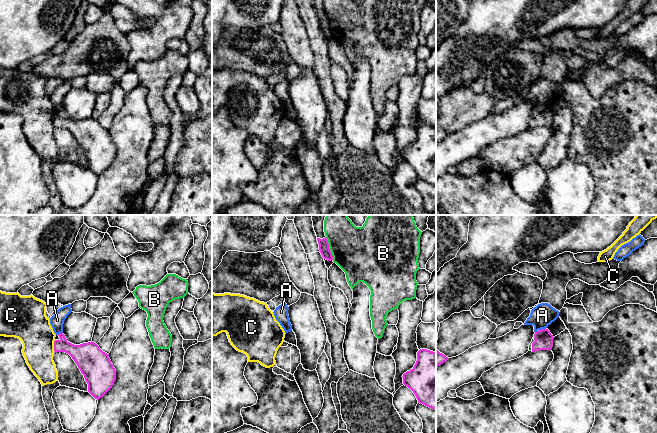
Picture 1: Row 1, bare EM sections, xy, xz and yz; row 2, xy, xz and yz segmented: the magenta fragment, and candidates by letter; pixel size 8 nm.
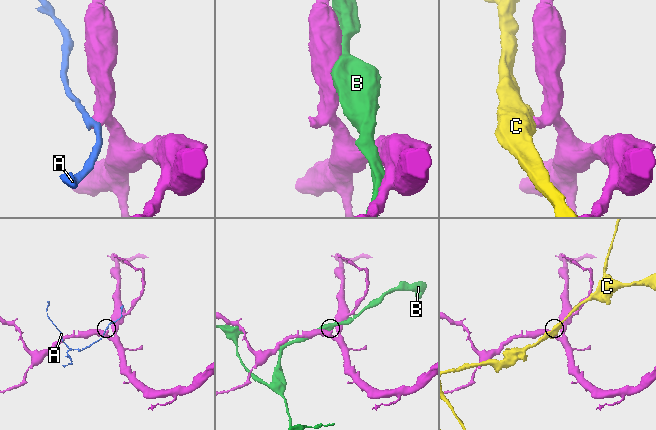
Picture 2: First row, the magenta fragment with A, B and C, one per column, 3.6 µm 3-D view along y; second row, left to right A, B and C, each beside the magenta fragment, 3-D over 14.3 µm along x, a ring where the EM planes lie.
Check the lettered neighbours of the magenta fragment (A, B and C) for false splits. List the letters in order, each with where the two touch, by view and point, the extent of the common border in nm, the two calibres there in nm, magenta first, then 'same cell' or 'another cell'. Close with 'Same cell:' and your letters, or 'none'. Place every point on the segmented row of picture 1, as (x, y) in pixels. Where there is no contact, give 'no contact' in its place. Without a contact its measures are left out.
A: contact yz (542, 329); length 60 nm; calibres 150 and 180 nm; another cell
B: contact xz (329, 248); length 200 nm; calibres 80 and 400 nm; another cell
C: contact xy (54, 346); length 100 nm; calibres 180 and 280 nm; another cell
Same cell: none

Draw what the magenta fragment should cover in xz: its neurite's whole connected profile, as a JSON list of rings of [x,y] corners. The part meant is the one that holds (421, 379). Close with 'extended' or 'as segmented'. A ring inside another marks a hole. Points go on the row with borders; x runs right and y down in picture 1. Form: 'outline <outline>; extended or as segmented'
outline [[[420,349],[414,367],[402,377],[418,403],[436,410],[436,352]]]; as segmented

